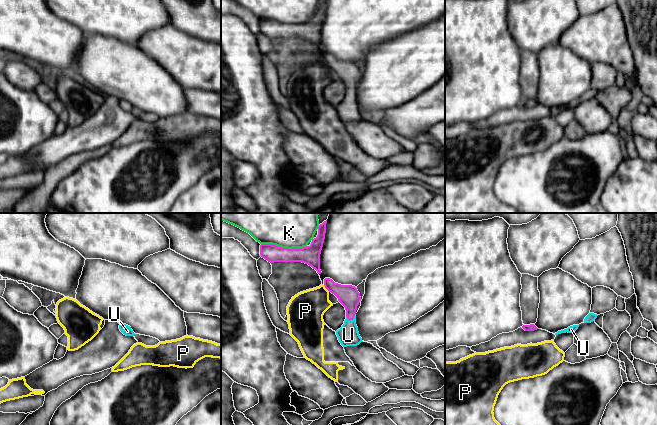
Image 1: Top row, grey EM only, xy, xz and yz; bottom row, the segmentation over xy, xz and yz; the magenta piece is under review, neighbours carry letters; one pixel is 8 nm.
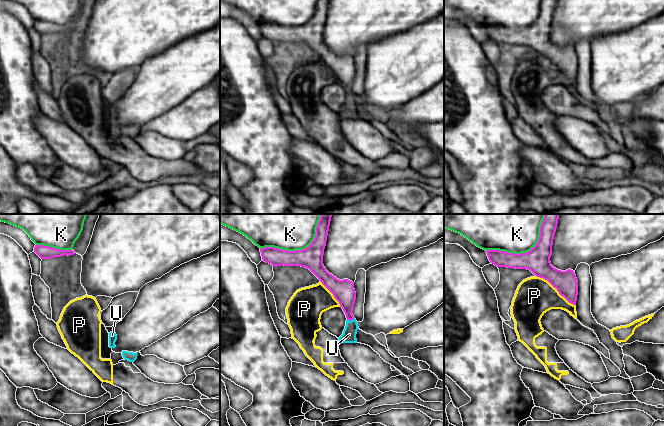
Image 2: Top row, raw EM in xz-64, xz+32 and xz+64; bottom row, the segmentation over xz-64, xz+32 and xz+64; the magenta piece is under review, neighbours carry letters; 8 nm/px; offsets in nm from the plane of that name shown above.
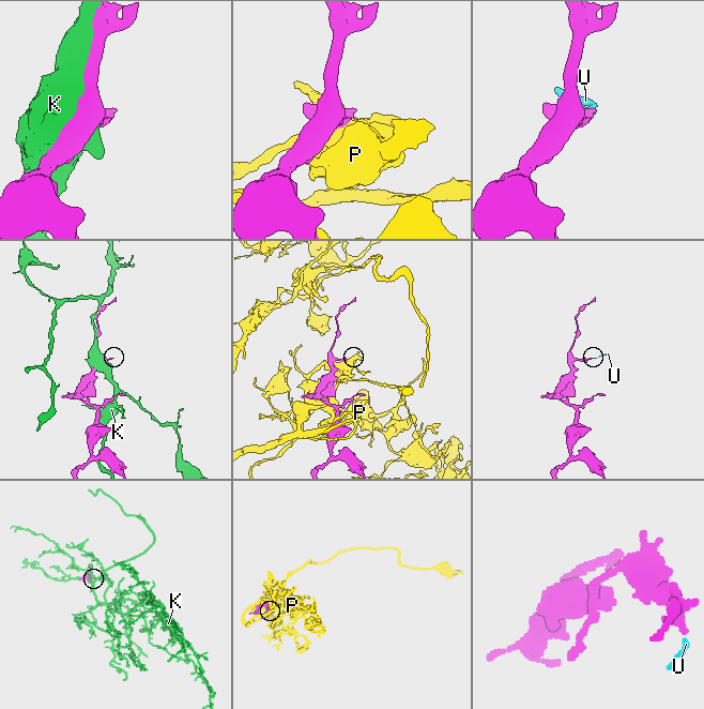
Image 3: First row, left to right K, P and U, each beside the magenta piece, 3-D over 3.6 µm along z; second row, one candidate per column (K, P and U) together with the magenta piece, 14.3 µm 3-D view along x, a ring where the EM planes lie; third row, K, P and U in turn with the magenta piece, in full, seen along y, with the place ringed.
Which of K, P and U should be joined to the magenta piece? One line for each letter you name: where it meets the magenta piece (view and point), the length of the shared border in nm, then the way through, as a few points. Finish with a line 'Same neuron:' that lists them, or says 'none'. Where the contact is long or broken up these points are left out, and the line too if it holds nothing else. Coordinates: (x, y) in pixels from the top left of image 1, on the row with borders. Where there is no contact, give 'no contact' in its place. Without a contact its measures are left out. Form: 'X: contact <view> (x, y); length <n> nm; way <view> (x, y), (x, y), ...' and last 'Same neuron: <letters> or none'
U: contact xz (352, 319); length 90 nm; way xz (348, 295), (352, 319), (348, 335)
Same neuron: U

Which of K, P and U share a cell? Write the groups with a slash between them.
K / P / U

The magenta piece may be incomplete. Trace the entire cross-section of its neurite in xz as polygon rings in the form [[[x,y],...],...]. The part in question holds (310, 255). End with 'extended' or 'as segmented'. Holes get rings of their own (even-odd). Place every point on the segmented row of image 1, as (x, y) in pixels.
[[[327,220],[318,227],[318,235],[311,244],[303,248],[282,248],[272,244],[260,245],[260,256],[270,263],[274,262],[302,262],[308,264],[321,274],[320,254],[323,247]]]; as segmented

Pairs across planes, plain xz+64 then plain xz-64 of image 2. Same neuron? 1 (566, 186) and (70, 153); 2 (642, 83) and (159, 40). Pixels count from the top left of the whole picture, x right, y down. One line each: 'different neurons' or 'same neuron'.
1: same neuron
2: different neurons

